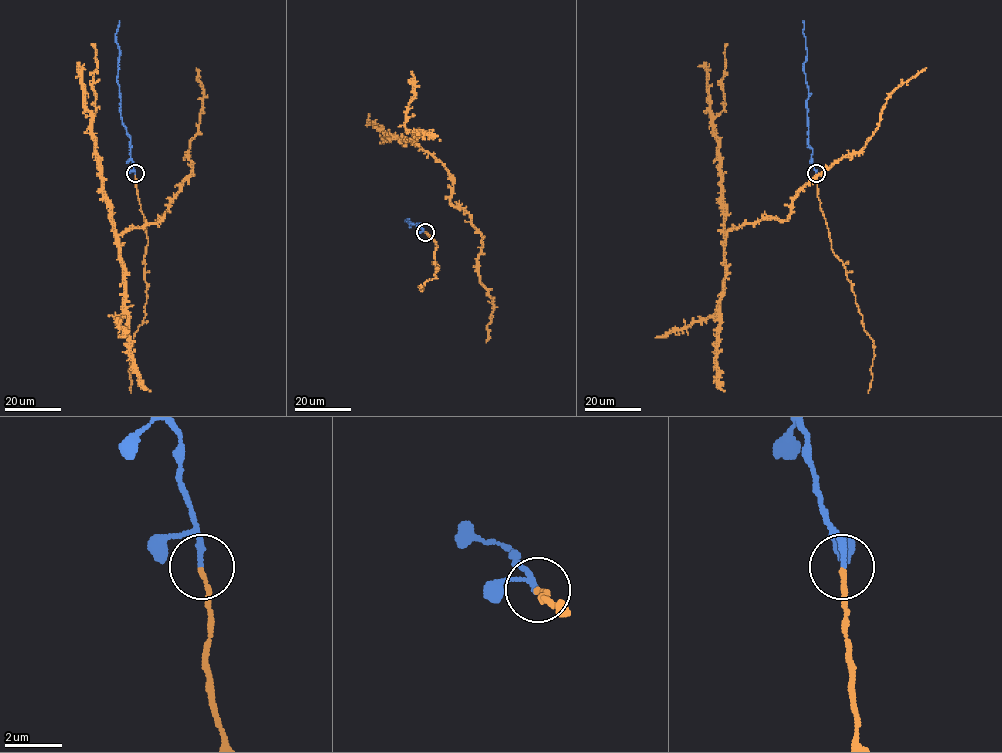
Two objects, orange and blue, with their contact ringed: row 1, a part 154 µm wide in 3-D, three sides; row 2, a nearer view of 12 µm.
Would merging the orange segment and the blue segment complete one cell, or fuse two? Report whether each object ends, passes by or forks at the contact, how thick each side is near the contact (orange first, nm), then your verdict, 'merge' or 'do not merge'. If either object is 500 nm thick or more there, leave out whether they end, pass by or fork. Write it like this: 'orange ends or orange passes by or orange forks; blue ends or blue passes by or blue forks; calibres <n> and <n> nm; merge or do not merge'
orange ends; blue ends; calibres 160 and 190 nm; merge

